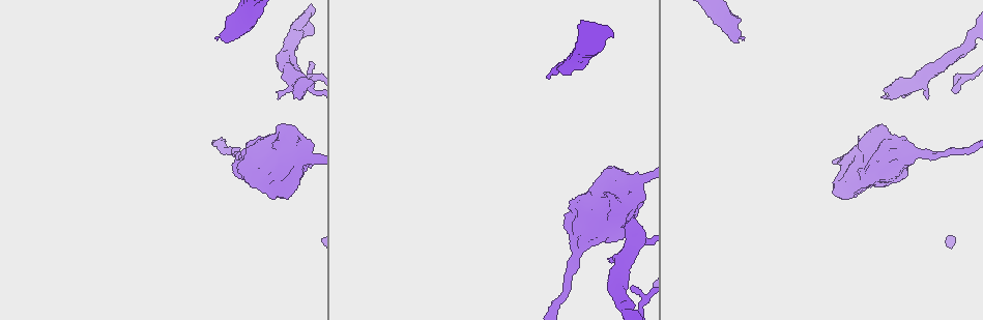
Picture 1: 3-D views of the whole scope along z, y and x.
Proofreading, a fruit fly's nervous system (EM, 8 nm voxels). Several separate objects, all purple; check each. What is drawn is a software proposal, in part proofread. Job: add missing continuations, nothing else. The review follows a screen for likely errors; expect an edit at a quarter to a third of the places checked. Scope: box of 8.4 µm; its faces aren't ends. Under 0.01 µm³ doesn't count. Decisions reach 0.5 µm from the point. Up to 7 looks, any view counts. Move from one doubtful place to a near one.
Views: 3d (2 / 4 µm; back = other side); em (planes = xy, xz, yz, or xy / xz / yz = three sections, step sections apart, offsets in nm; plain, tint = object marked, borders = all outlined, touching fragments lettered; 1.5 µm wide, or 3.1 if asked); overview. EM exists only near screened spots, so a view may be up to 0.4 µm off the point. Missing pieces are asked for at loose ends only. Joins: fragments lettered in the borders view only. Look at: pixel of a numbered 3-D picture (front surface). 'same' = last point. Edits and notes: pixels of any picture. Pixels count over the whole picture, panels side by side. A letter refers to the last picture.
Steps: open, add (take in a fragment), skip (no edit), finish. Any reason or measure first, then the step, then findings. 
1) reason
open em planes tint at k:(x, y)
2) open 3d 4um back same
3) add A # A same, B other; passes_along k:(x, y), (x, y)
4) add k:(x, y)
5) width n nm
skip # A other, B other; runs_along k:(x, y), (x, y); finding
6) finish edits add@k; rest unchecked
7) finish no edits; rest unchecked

branch stops here
open em xy step 4 borders at 1:(634, 217)

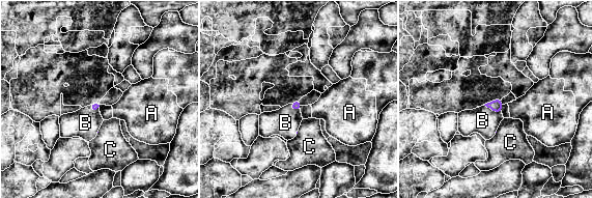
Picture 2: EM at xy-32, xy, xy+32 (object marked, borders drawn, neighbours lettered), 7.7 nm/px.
open em planes borders same

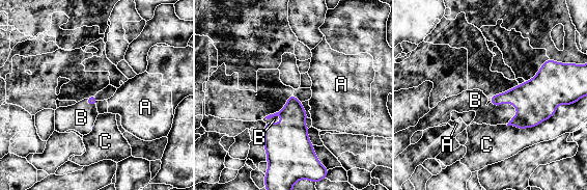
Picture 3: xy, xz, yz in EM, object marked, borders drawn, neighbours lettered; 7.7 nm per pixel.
add B # A other, B same, C other; passes_along 3:(536, 100), (505, 103), (475, 100); the neuron continues

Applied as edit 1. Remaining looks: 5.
thick end
open em 3.1um planes borders at 1:(578, 199)

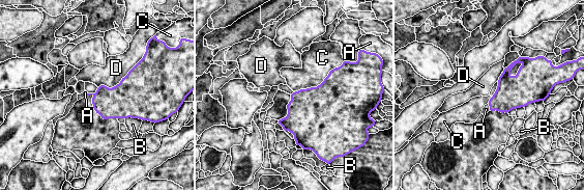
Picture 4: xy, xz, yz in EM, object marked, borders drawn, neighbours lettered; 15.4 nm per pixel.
skip # A other, B other, C other, D other; border 4:(488, 103), (489, 110); no lettered fragment goes on from it

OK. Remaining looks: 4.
branch stops here
open 3d 4um at 1:(548, 78)

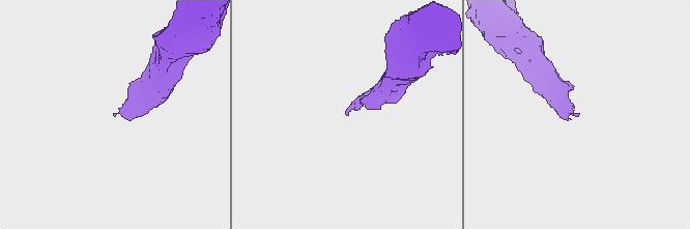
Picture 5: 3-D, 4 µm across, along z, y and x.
need the tissue
open em yz step 8 borders at 5:(346, 113)

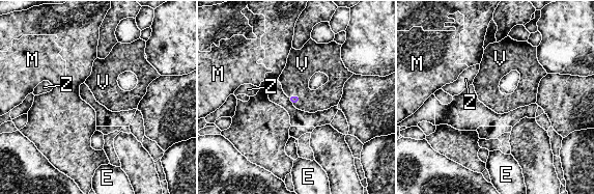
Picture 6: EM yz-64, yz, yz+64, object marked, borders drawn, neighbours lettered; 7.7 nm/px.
cut it another way
open em planes borders same

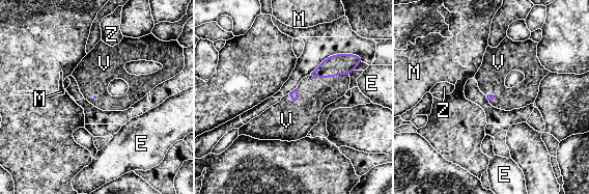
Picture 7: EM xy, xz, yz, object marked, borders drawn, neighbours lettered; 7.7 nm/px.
add V # E other, M other, V same, Z other; passes_along 7:(336, 64), (328, 77), (314, 93); it goes on there

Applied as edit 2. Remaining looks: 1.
finish edits add@3, add@7; rest unchecked

